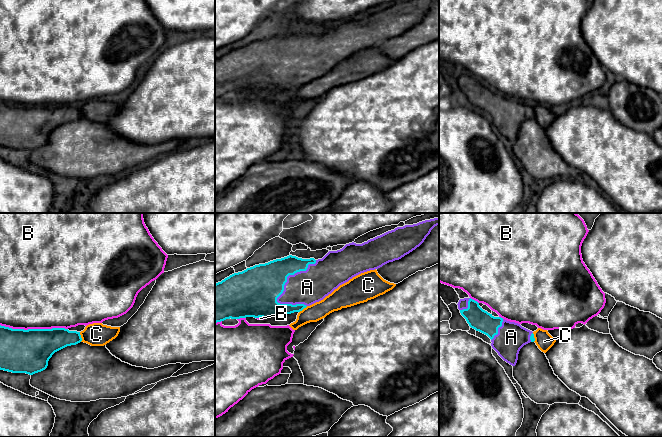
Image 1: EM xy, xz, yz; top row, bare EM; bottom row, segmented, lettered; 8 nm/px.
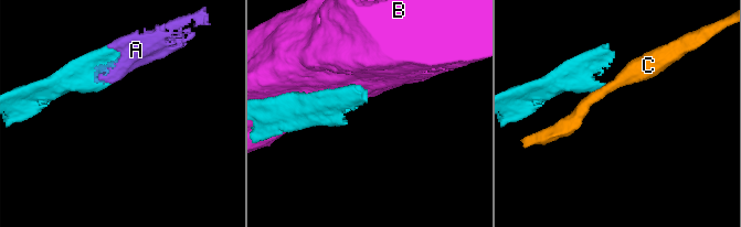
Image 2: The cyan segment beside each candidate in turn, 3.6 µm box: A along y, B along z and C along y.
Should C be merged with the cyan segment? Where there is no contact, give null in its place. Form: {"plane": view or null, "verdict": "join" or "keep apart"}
{"plane": "xy", "verdict": "keep apart"}

